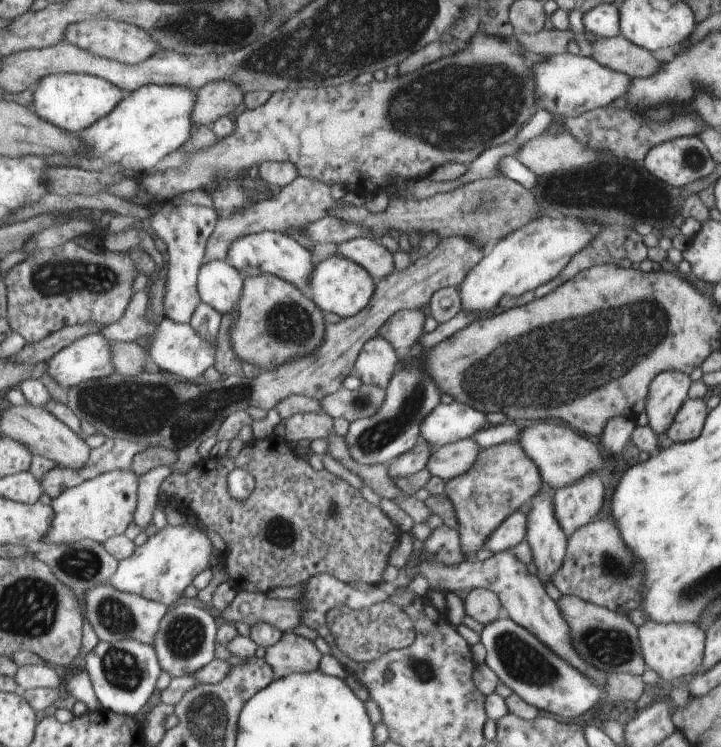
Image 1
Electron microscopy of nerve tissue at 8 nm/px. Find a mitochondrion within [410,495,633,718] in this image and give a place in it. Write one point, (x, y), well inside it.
(527, 665)

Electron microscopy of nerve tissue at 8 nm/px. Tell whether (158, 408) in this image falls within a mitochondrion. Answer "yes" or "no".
yes

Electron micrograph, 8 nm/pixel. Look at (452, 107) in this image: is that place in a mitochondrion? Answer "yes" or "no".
yes

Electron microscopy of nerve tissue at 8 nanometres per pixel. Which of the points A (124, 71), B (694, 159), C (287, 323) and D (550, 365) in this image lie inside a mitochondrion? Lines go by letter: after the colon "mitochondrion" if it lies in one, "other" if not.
A: other
B: mitochondrion
C: mitochondrion
D: mitochondrion

